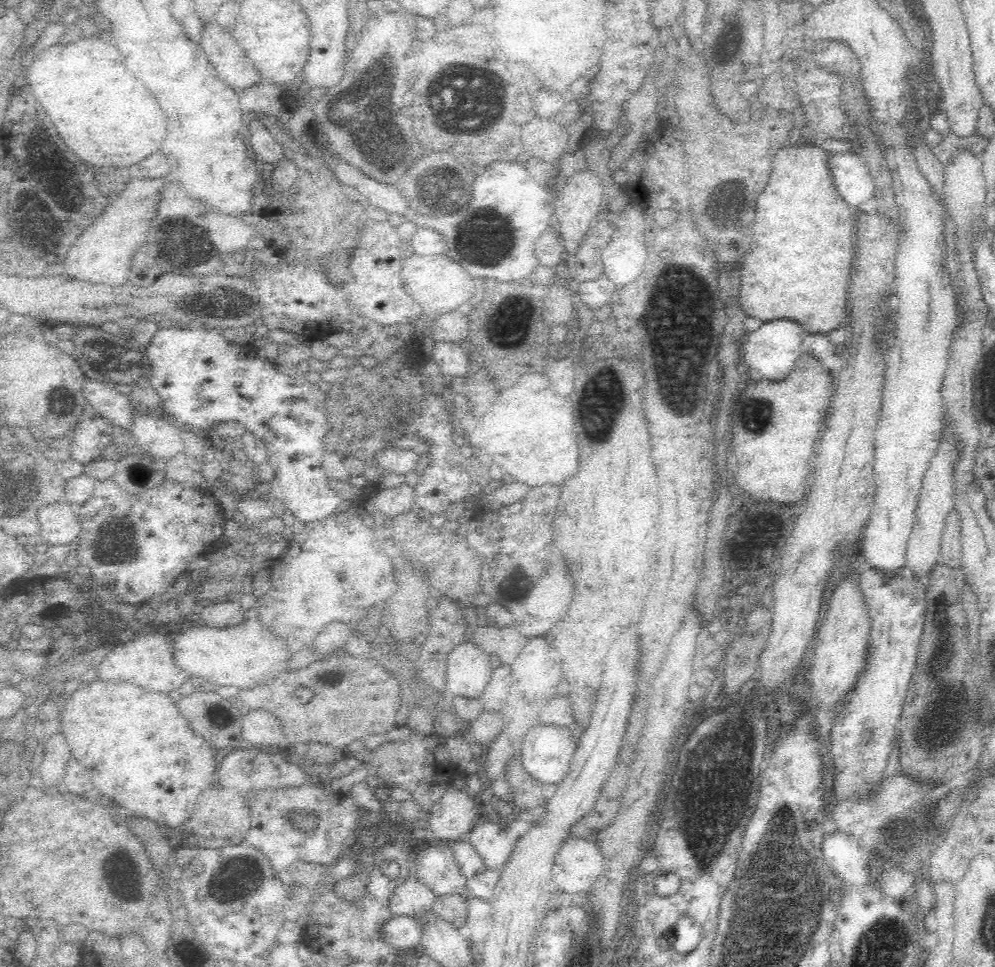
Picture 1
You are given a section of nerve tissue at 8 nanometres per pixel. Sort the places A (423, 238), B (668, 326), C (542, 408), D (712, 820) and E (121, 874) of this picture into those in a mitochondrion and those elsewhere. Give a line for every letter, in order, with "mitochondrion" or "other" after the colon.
A: other
B: mitochondrion
C: other
D: mitochondrion
E: mitochondrion

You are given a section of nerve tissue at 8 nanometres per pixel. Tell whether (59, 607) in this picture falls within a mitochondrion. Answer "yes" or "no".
no

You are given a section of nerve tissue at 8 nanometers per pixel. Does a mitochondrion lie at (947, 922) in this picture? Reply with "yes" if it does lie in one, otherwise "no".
no

